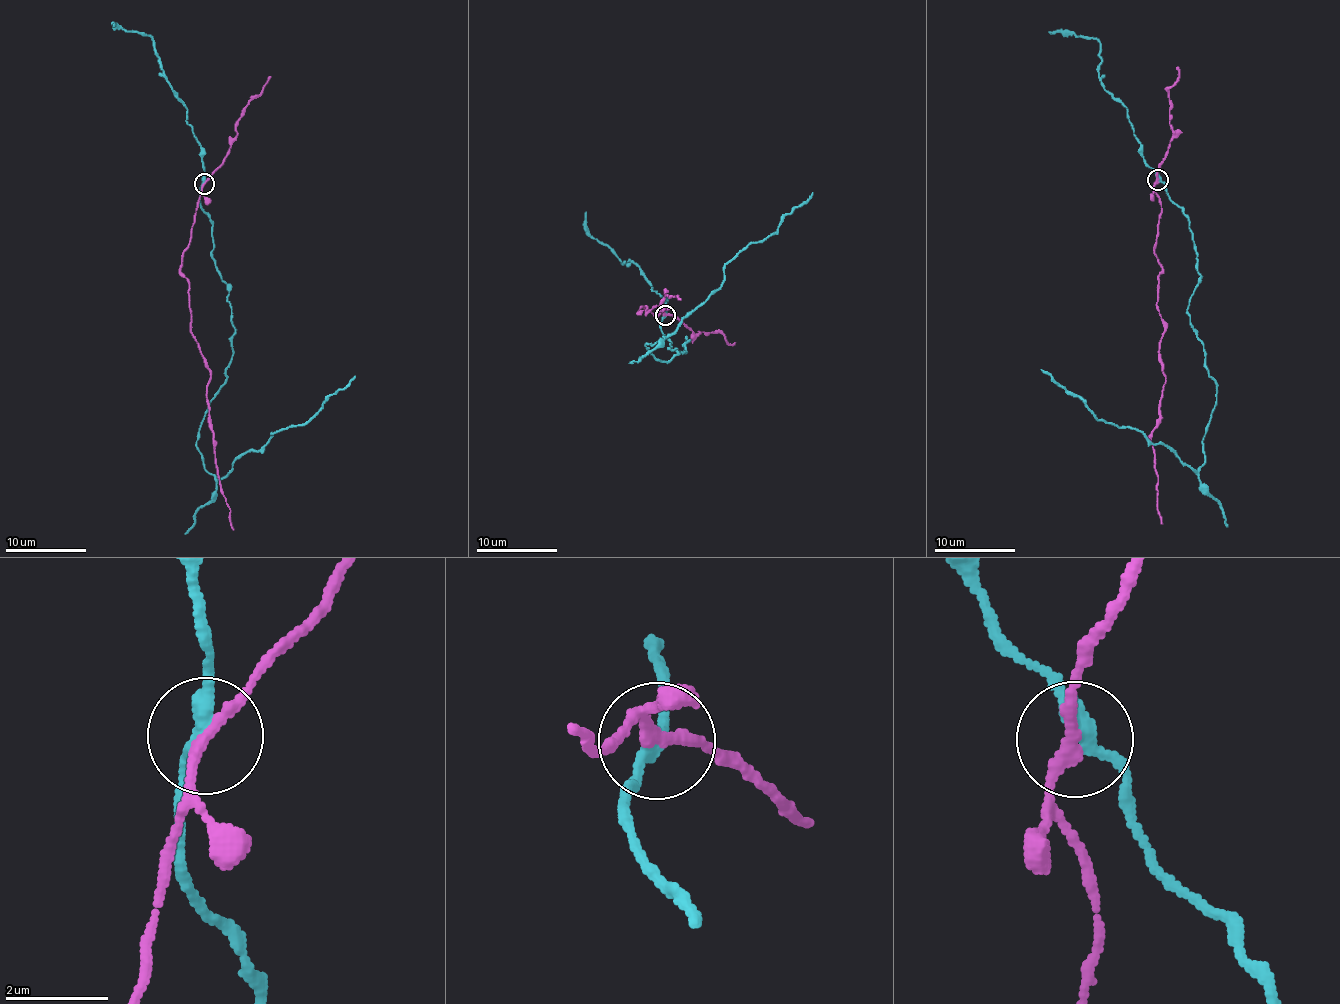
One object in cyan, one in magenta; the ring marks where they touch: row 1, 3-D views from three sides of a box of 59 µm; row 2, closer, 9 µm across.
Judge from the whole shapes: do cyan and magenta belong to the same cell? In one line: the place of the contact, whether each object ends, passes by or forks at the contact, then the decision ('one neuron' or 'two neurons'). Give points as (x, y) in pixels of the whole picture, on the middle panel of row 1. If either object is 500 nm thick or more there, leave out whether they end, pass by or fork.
(665, 315) | cyan passes by | magenta passes by | two neurons

